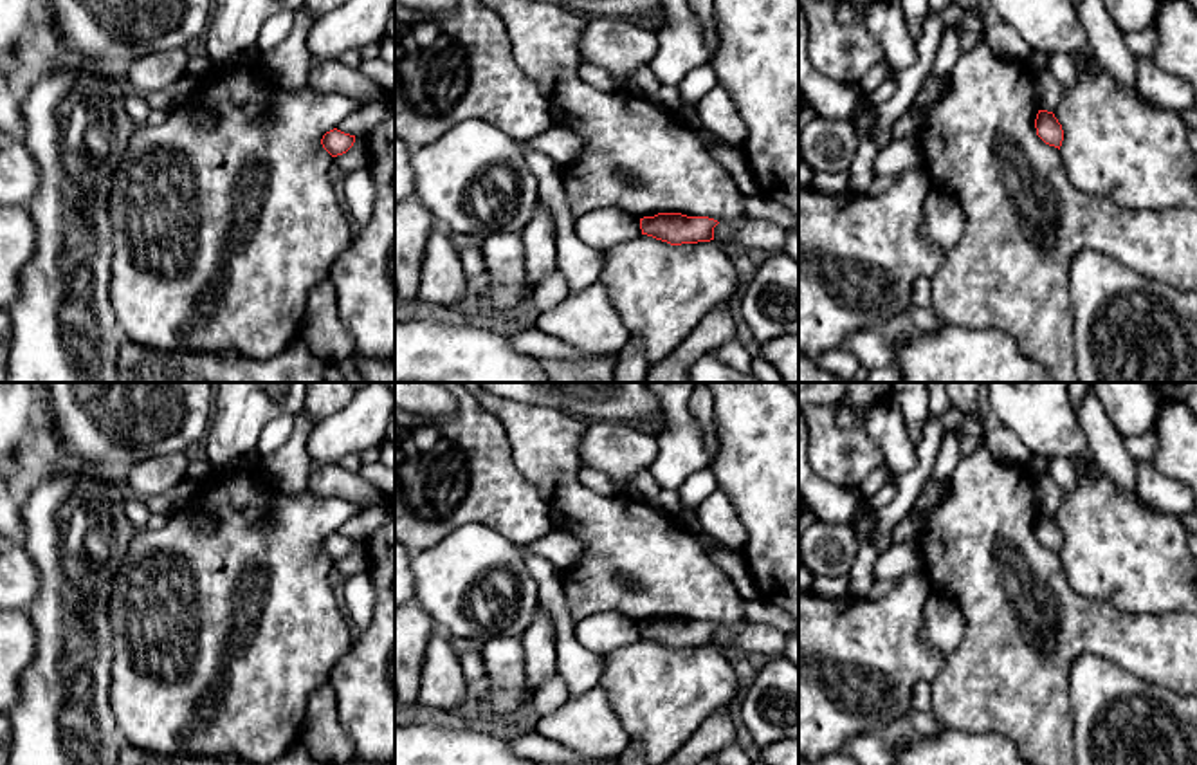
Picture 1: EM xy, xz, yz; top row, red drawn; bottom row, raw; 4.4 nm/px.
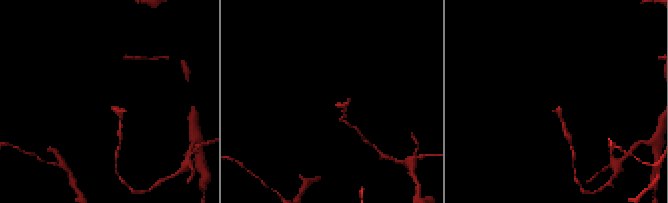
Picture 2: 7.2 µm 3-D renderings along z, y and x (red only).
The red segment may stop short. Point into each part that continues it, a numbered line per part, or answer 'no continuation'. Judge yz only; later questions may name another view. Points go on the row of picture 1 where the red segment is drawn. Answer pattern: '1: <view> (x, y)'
no continuation

